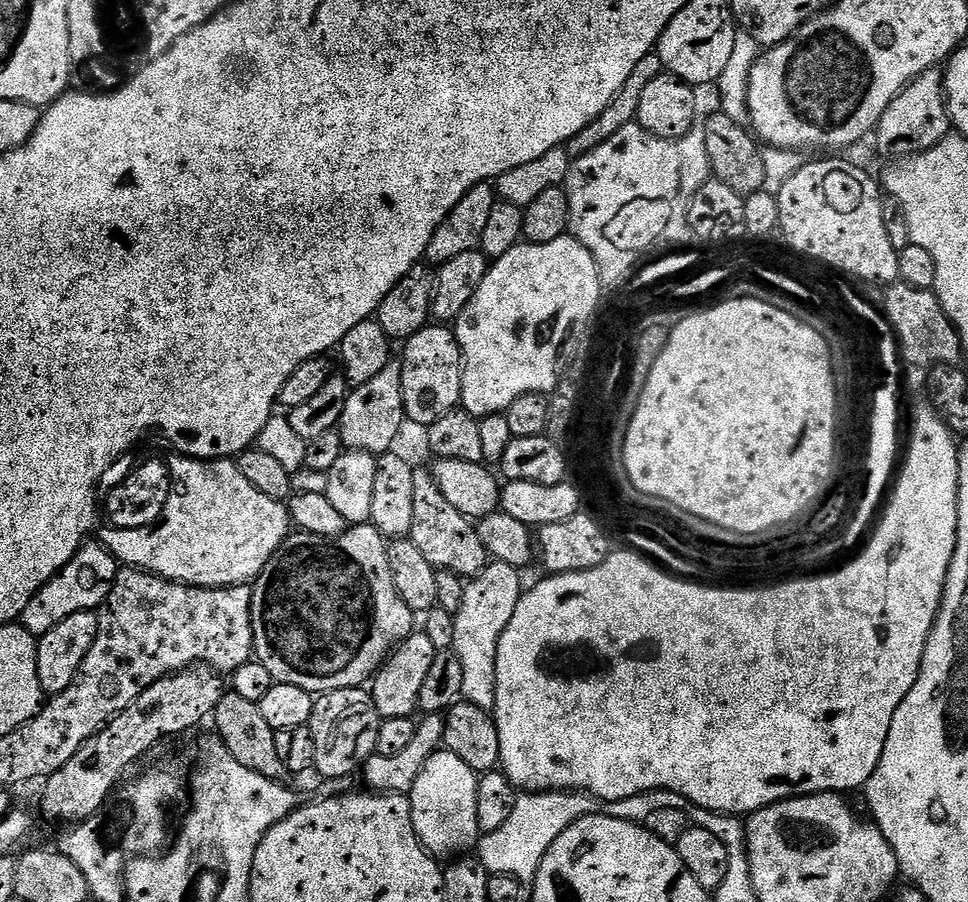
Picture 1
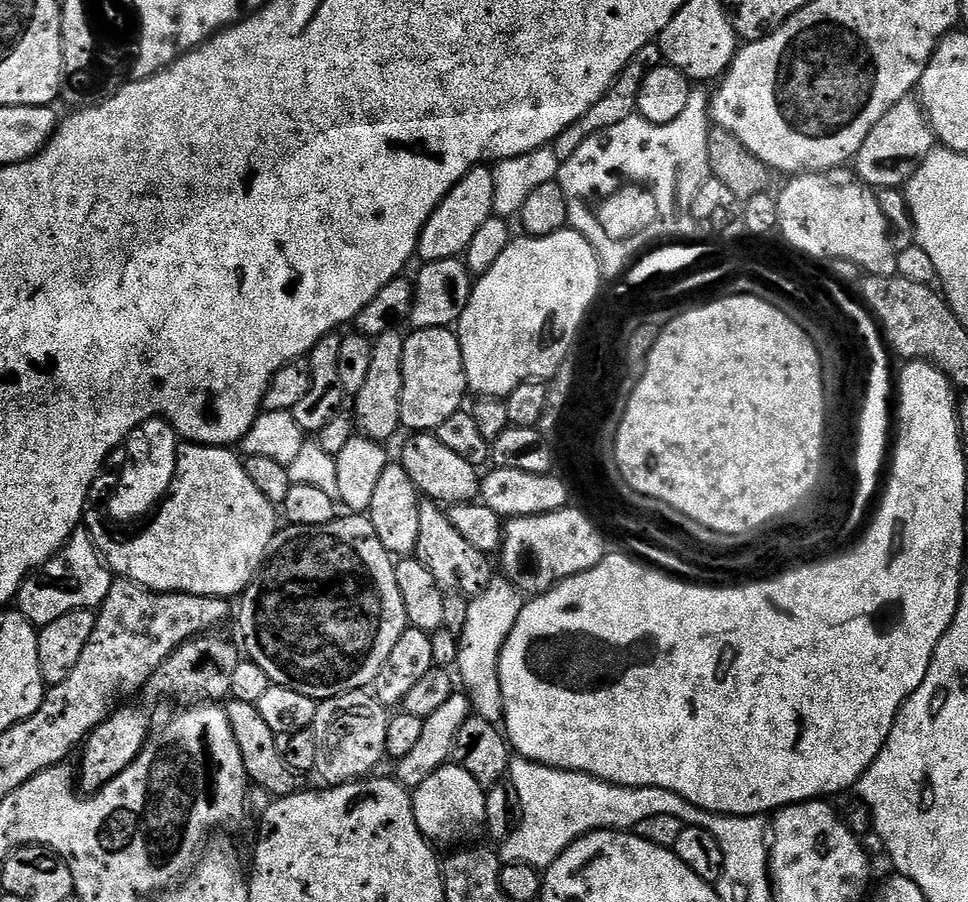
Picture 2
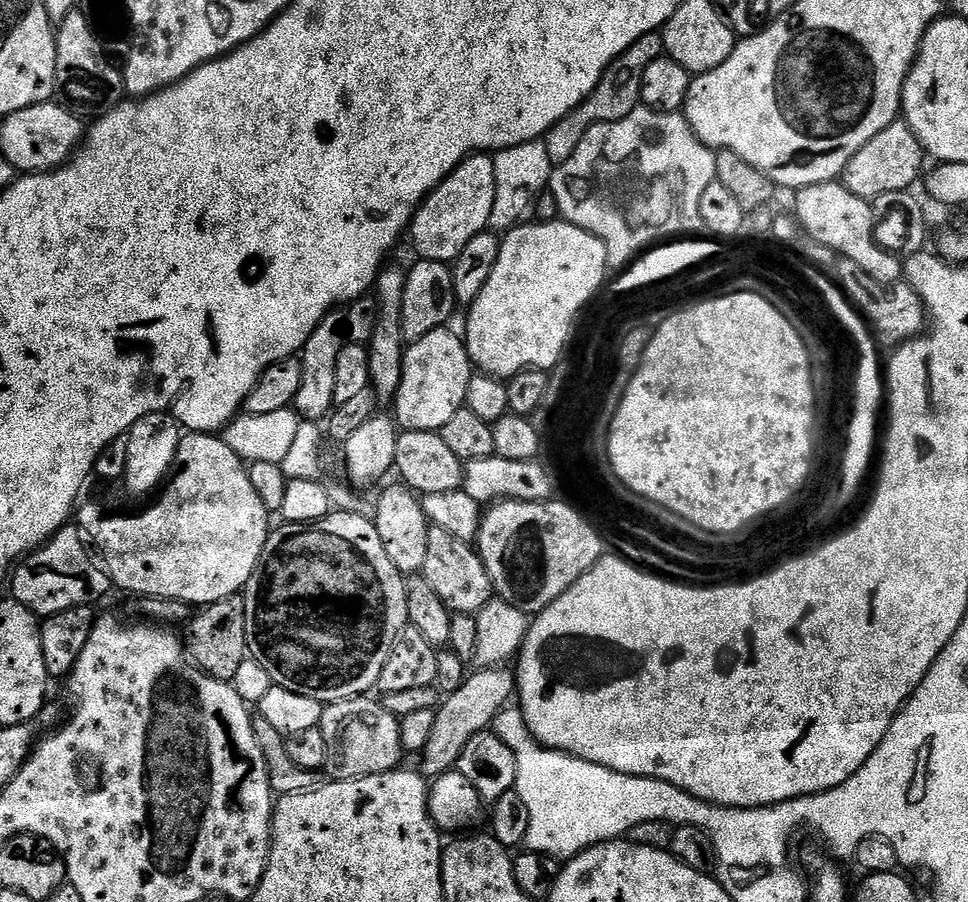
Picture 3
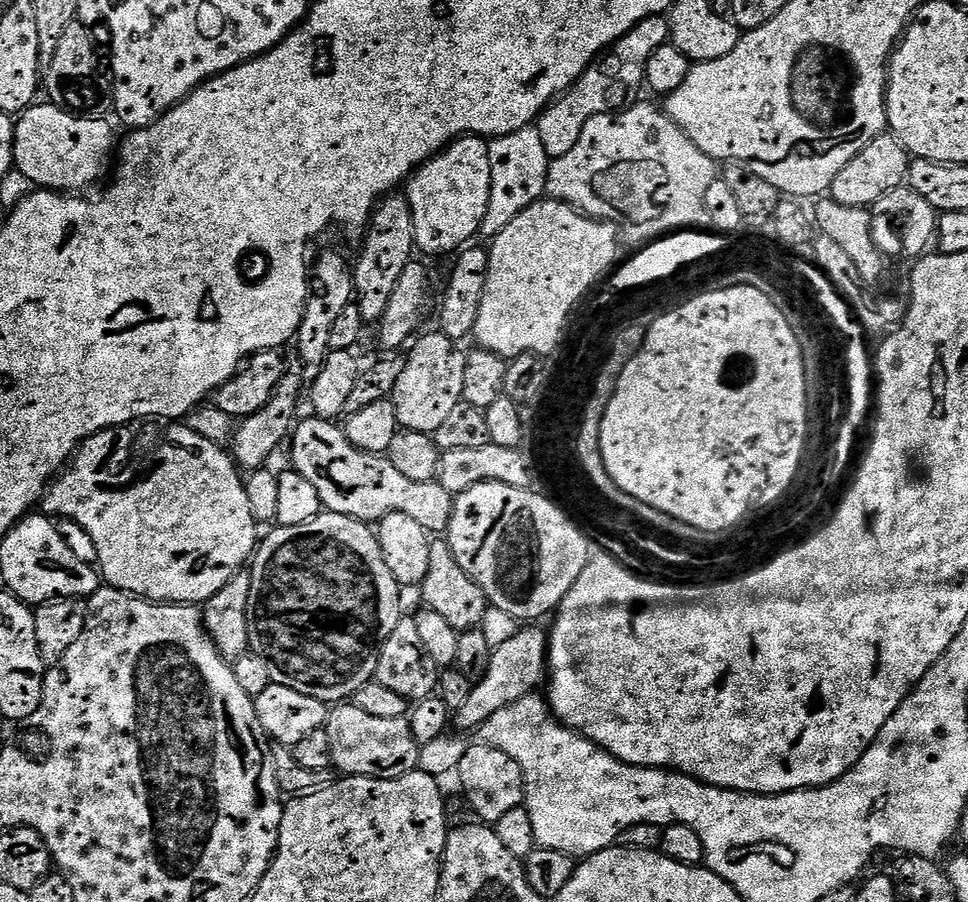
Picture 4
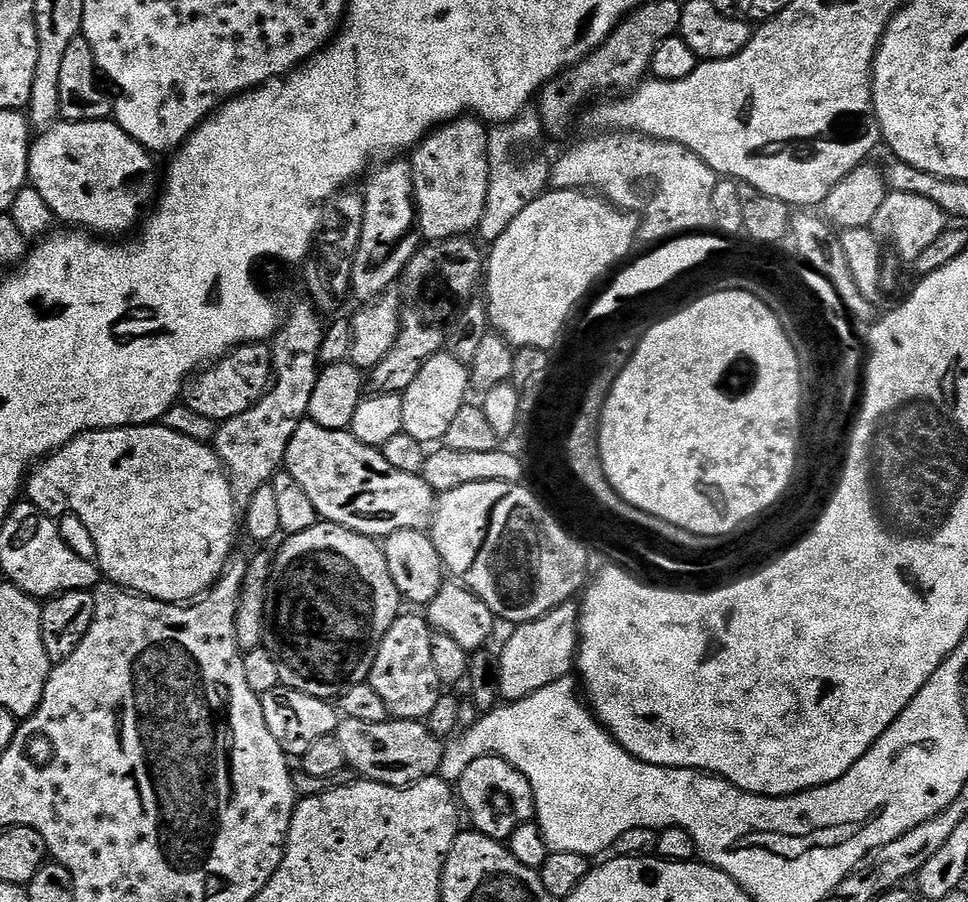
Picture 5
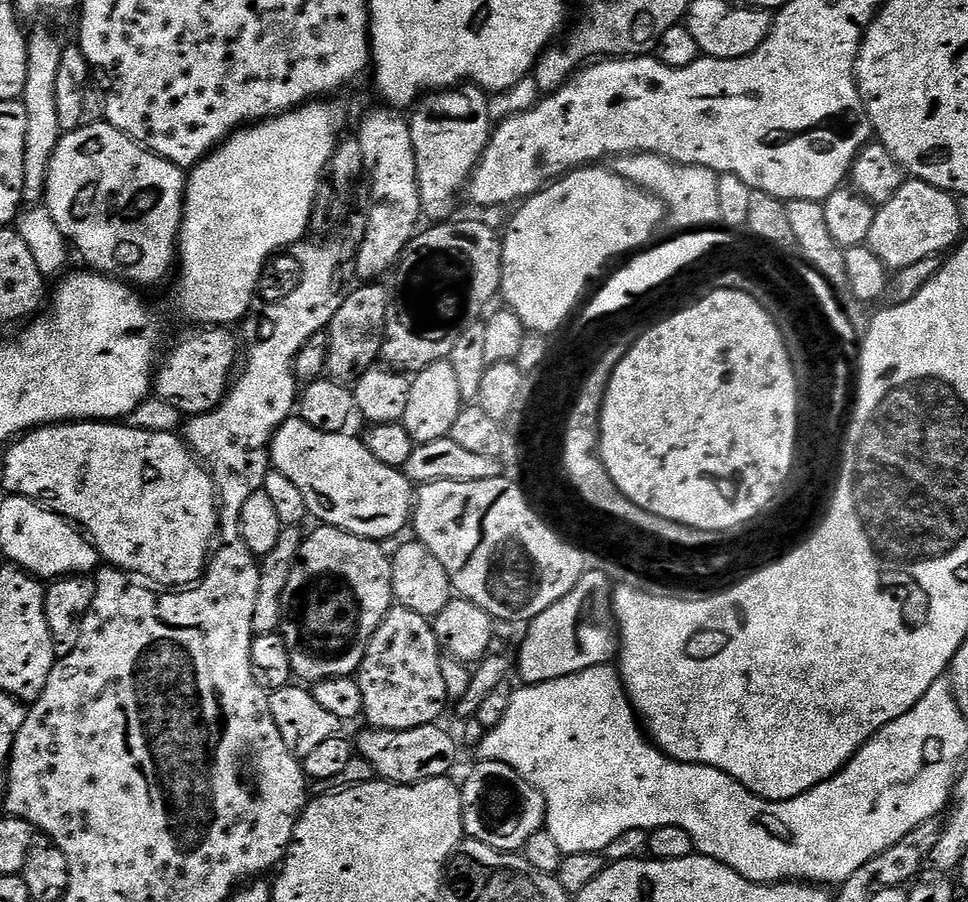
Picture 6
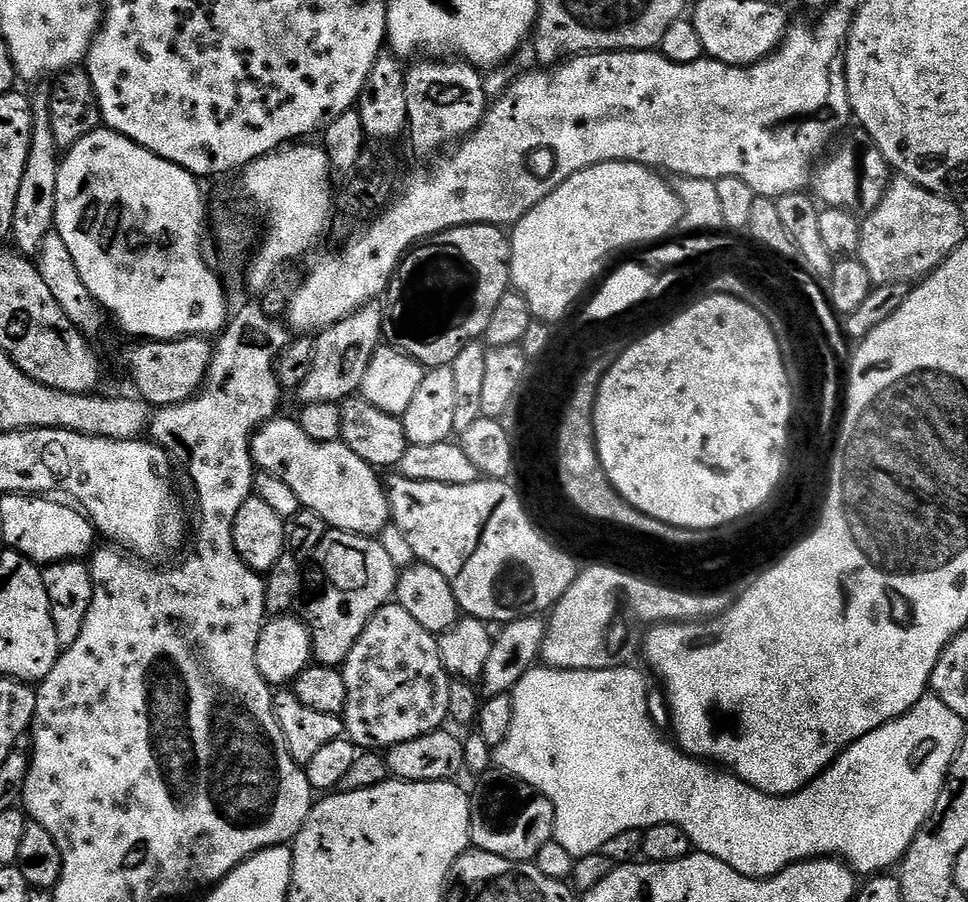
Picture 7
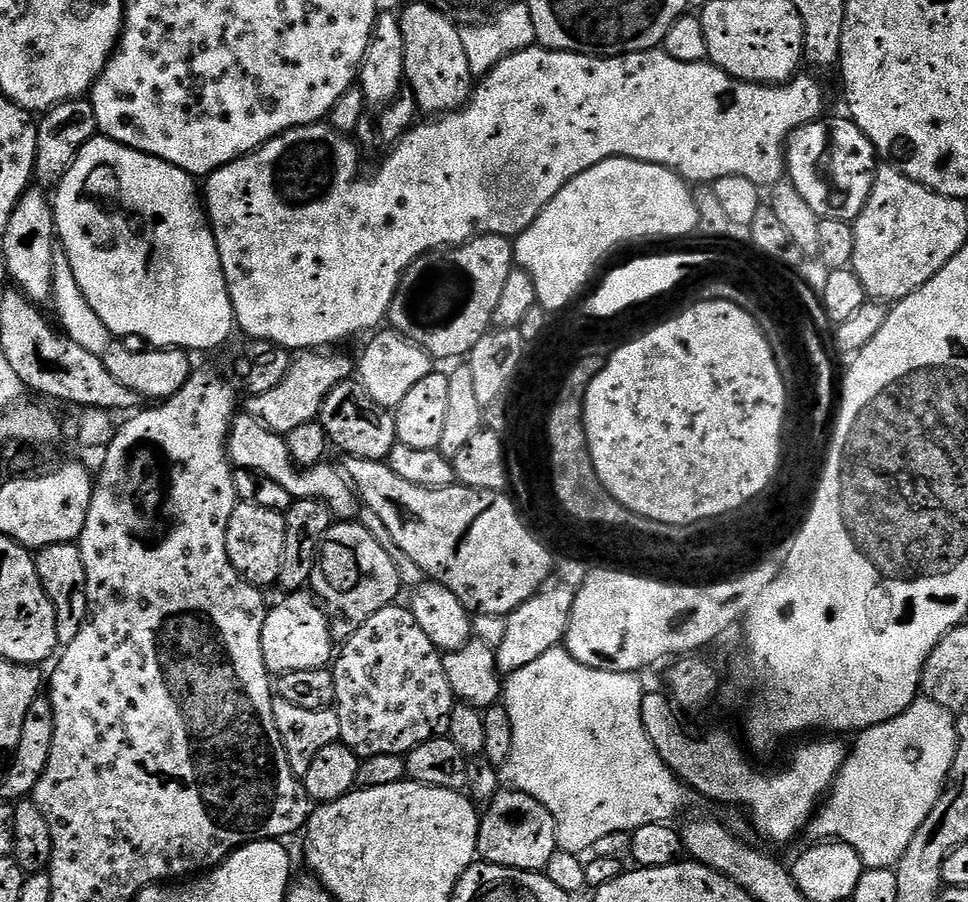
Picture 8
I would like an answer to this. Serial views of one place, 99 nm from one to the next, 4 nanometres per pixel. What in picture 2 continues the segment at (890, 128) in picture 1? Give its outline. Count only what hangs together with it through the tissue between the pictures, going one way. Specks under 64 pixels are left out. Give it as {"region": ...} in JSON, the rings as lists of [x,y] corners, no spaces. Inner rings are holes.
{"region":[[[909,98],[898,102],[886,113],[882,122],[866,134],[866,142],[862,142],[854,161],[854,171],[860,181],[873,190],[900,190],[908,185],[910,178],[914,178],[937,144],[923,103],[919,99]]]}

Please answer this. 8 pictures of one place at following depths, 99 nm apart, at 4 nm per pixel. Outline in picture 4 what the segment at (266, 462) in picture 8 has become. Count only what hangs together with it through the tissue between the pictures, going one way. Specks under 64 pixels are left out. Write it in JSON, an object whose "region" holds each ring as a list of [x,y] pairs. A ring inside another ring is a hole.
{"region":[[[319,418],[311,419],[301,419],[295,425],[290,437],[290,445],[292,444],[291,467],[298,474],[302,474],[302,478],[306,478],[306,482],[314,485],[314,490],[318,490],[318,496],[322,498],[327,511],[334,514],[346,514],[350,518],[365,522],[379,522],[382,518],[395,512],[410,514],[410,518],[414,518],[414,522],[419,522],[430,534],[447,533],[452,519],[453,493],[447,492],[438,482],[410,482],[410,478],[406,478],[406,474],[401,474],[398,466],[394,466],[387,455],[363,452],[354,447],[348,441],[348,435],[344,433],[343,427],[339,423]]]}

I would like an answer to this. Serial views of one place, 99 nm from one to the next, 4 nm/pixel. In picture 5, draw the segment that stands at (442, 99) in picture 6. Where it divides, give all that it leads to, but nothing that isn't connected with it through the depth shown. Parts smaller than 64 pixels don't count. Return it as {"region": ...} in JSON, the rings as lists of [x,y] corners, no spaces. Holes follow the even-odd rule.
{"region":[[[457,118],[439,125],[411,149],[416,222],[425,241],[467,236],[479,229],[488,189],[488,134],[479,119]]]}

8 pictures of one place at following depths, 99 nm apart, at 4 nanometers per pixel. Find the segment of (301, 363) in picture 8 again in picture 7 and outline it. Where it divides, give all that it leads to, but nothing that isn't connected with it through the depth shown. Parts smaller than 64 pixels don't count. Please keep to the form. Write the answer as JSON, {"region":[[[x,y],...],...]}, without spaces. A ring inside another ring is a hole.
{"region":[[[376,302],[363,304],[356,312],[351,312],[349,316],[342,318],[338,323],[323,329],[315,337],[312,346],[310,374],[306,374],[306,378],[300,383],[298,389],[298,395],[300,395],[299,403],[301,405],[317,404],[318,402],[340,404],[347,400],[349,396],[357,395],[360,391],[362,374],[366,374],[366,366],[370,366],[370,358],[374,356],[377,348],[381,347],[383,335],[384,308]]]}

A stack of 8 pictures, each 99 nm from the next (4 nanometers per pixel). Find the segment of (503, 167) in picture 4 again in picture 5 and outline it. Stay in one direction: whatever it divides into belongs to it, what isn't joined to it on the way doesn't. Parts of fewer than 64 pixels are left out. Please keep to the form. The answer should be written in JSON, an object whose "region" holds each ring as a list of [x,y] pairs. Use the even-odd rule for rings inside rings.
{"region":[[[525,110],[507,122],[500,122],[489,131],[488,134],[488,189],[486,190],[486,210],[482,214],[482,222],[478,229],[481,241],[491,242],[496,240],[530,202],[534,202],[539,196],[544,195],[550,184],[550,164],[540,156],[532,156],[529,160],[520,157],[520,148],[524,148],[536,135],[541,135],[540,118],[535,111]]]}

